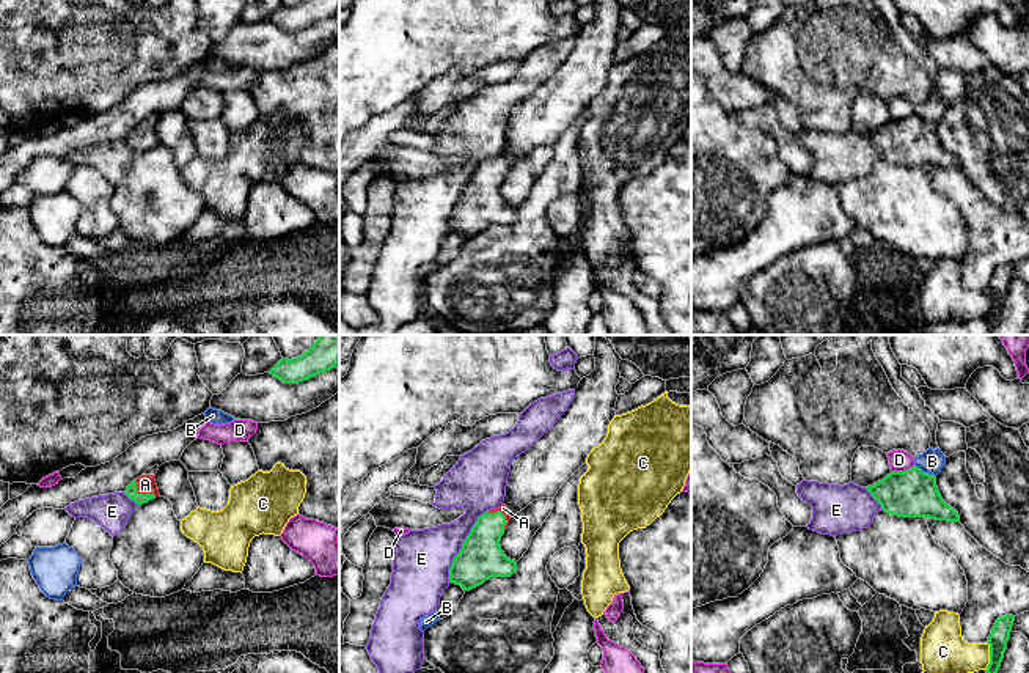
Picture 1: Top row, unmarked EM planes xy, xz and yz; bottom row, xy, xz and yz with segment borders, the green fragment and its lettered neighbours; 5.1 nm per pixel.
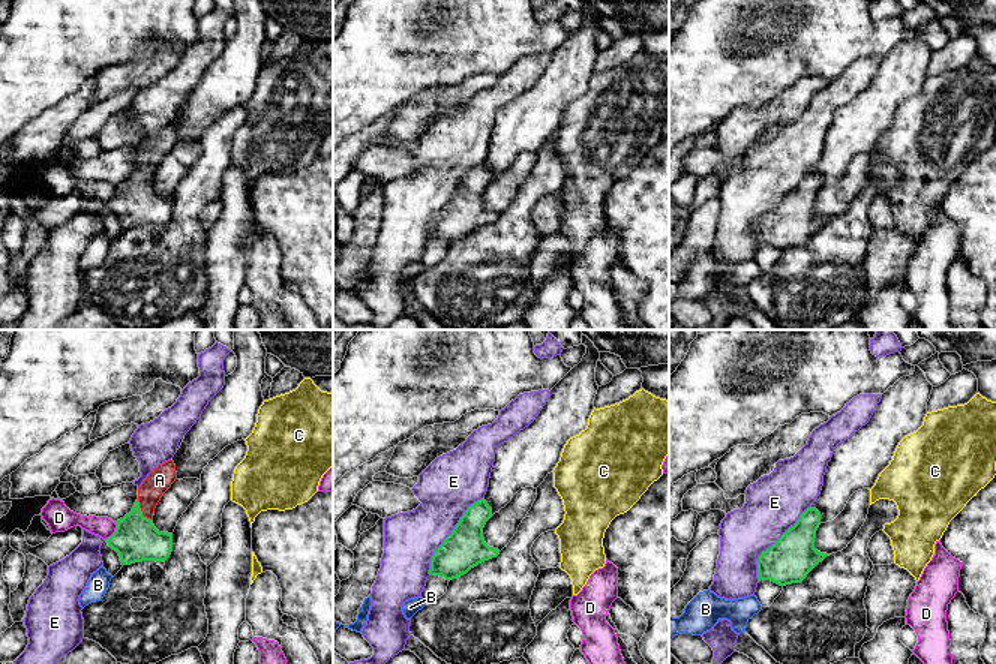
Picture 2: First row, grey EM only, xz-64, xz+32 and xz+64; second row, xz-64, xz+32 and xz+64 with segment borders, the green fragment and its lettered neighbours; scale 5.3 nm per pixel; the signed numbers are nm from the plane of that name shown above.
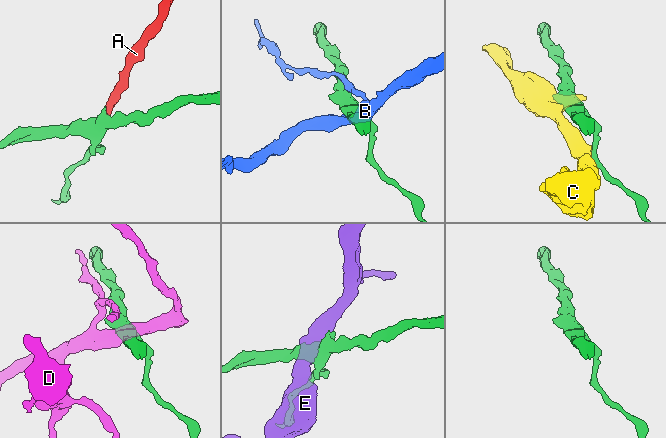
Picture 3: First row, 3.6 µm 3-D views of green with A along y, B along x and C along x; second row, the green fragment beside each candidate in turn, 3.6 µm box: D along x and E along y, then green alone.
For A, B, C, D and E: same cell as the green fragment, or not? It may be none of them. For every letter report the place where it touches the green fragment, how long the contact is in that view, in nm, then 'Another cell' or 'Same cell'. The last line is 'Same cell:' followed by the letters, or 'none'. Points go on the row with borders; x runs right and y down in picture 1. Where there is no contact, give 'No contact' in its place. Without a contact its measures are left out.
A: Touches green at xy (142, 494). Shared border 150 nm. Same cell
B: Touches green at yz (926, 474). Shared border 130 nm. Another cell
C: Touches green at yz (990, 658). Shared border 140 nm. Another cell
D: Touches green at yz (904, 470). Shared border 120 nm. Another cell
E: Touches green at xz (462, 546). Shared border 420 nm. Another cell
Same cell: A

